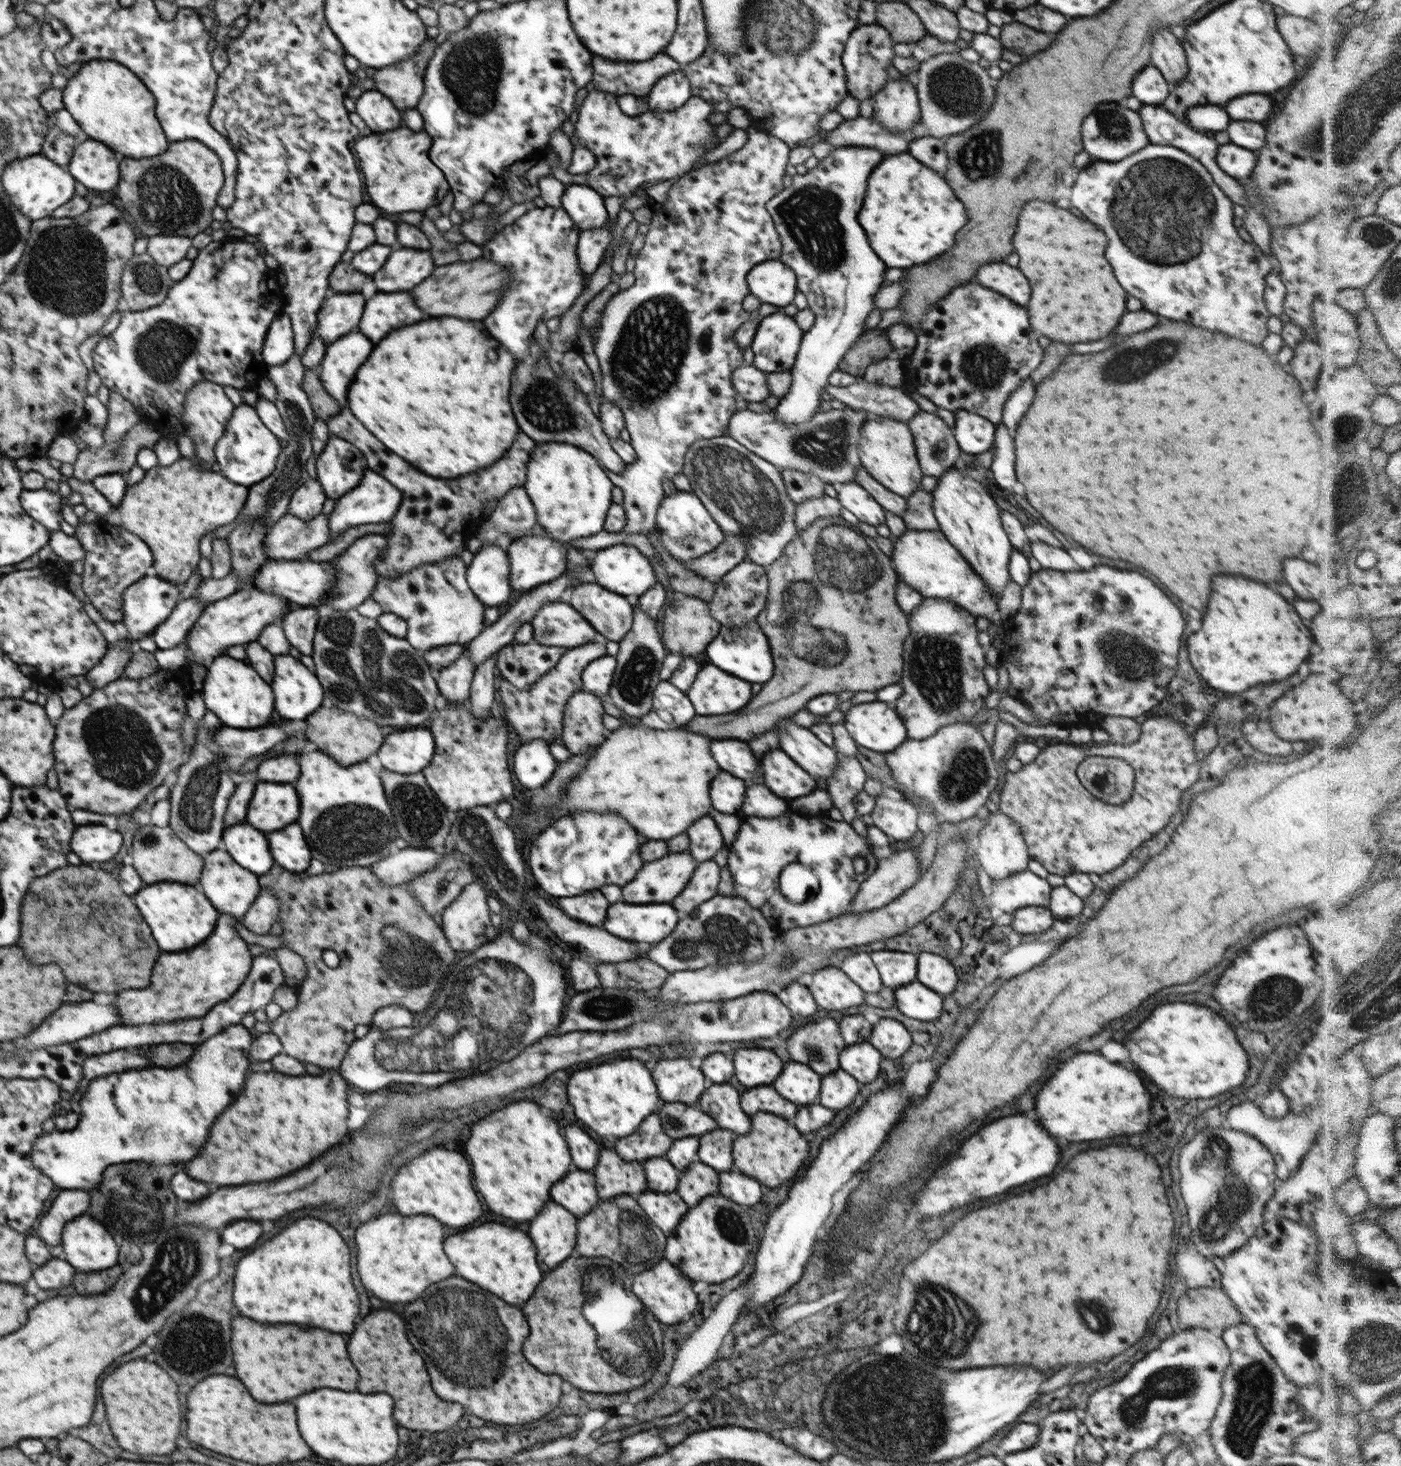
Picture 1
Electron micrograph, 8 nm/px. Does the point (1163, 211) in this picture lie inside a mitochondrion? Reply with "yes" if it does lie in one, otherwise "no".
yes

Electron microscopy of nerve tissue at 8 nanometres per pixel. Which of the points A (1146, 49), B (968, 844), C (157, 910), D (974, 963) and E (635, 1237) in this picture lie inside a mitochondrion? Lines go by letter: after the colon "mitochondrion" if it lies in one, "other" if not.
A: other
B: other
C: other
D: other
E: mitochondrion

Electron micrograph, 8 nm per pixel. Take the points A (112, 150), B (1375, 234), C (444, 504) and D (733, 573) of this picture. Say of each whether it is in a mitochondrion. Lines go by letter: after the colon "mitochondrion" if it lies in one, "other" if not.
A: other
B: mitochondrion
C: other
D: other

